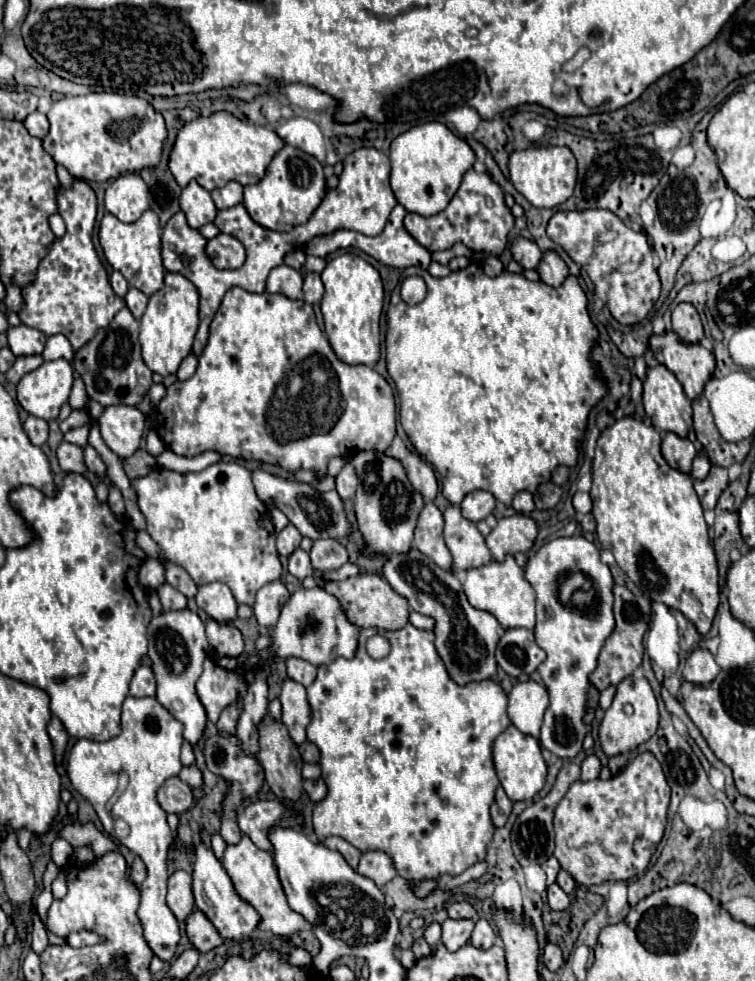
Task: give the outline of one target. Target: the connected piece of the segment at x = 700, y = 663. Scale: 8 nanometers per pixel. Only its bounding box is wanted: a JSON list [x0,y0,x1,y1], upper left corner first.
[682,649,720,685]

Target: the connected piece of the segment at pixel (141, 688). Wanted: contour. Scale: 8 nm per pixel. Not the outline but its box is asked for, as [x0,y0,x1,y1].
[130,667,156,697]

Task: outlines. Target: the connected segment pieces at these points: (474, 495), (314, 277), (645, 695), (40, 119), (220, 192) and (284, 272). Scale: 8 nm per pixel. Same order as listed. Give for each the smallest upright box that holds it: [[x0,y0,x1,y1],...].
[[462,491,496,523],[302,273,324,303],[598,675,660,757],[24,111,48,139],[210,181,242,211],[266,265,302,299]]

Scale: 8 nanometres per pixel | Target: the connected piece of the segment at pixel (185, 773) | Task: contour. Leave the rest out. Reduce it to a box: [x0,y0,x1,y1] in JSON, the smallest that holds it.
[178,765,202,787]

